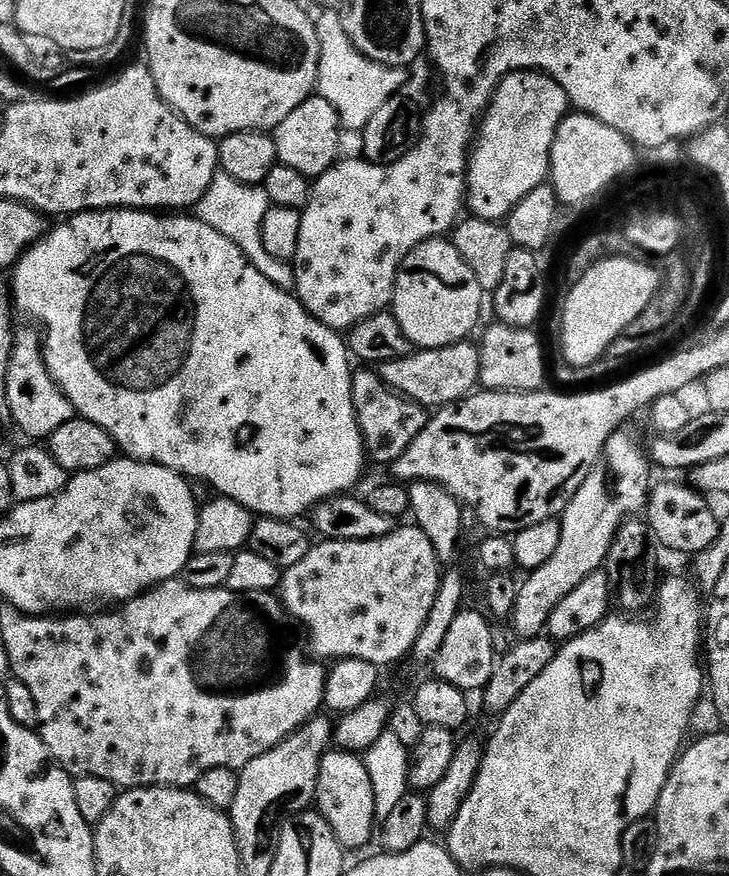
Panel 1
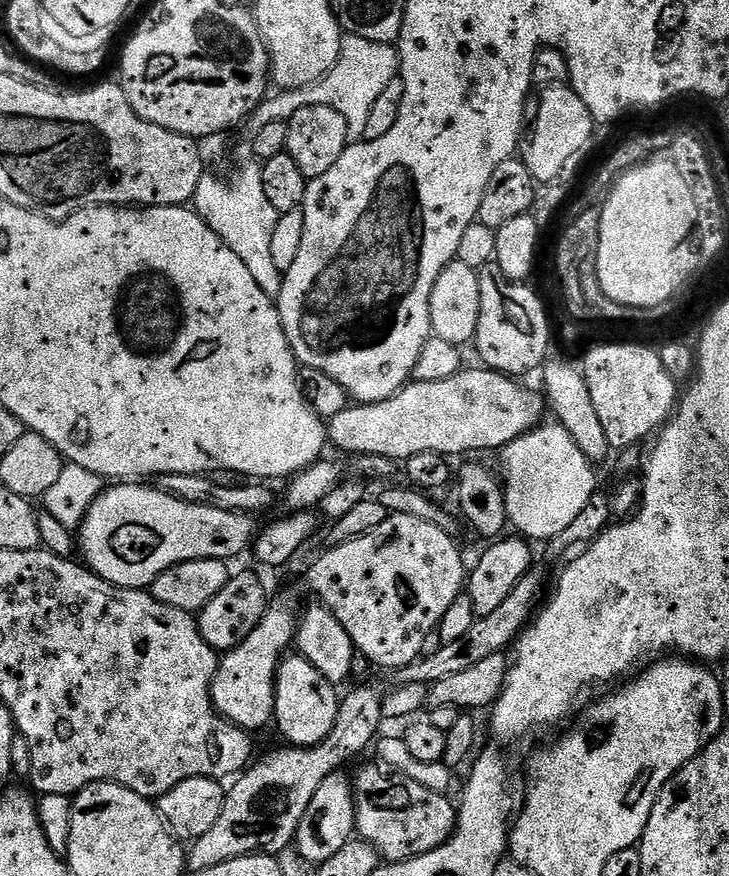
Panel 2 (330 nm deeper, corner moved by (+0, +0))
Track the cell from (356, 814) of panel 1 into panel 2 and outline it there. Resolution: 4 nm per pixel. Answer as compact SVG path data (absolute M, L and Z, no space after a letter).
M288 654L283 657L276 671L276 711L274 713L275 727L280 727L280 732L285 736L287 743L293 748L313 748L315 744L320 744L326 738L326 734L330 734L330 730L334 730L334 722L338 718L338 710L340 709L341 697L338 695L337 685L326 682L326 678L322 678L322 674L315 666L310 666L310 662L306 662L306 658L299 654Z

